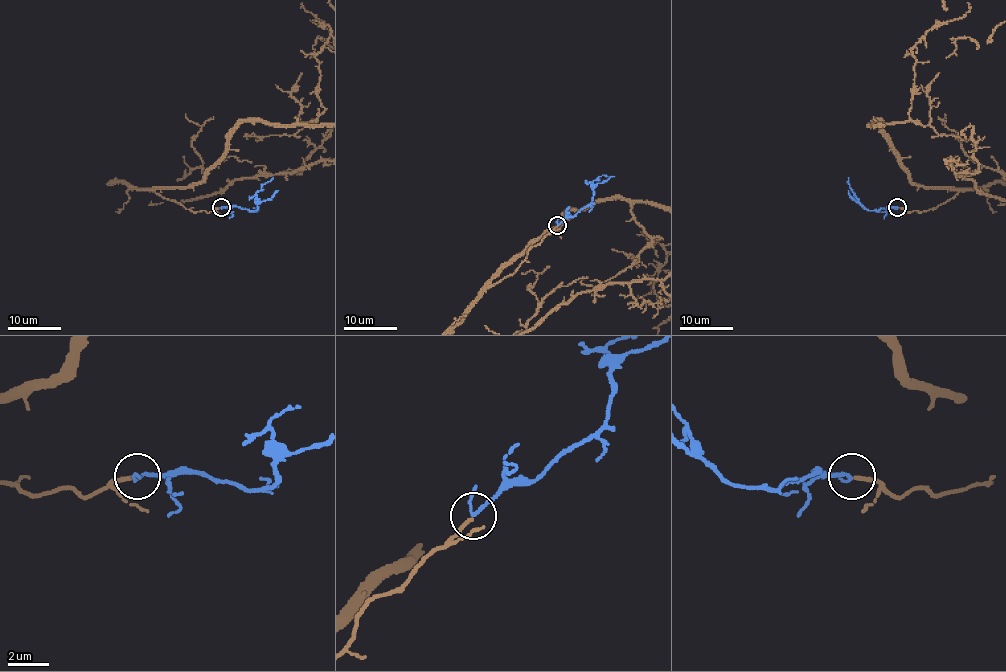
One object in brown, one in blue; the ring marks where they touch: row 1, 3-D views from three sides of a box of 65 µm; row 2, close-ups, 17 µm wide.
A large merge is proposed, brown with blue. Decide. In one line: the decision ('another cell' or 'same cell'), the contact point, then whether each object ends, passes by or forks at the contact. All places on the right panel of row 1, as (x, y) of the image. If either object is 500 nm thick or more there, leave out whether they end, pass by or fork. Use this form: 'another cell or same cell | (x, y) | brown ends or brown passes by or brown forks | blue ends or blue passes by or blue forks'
same cell | (897, 207) | brown ends | blue passes by

